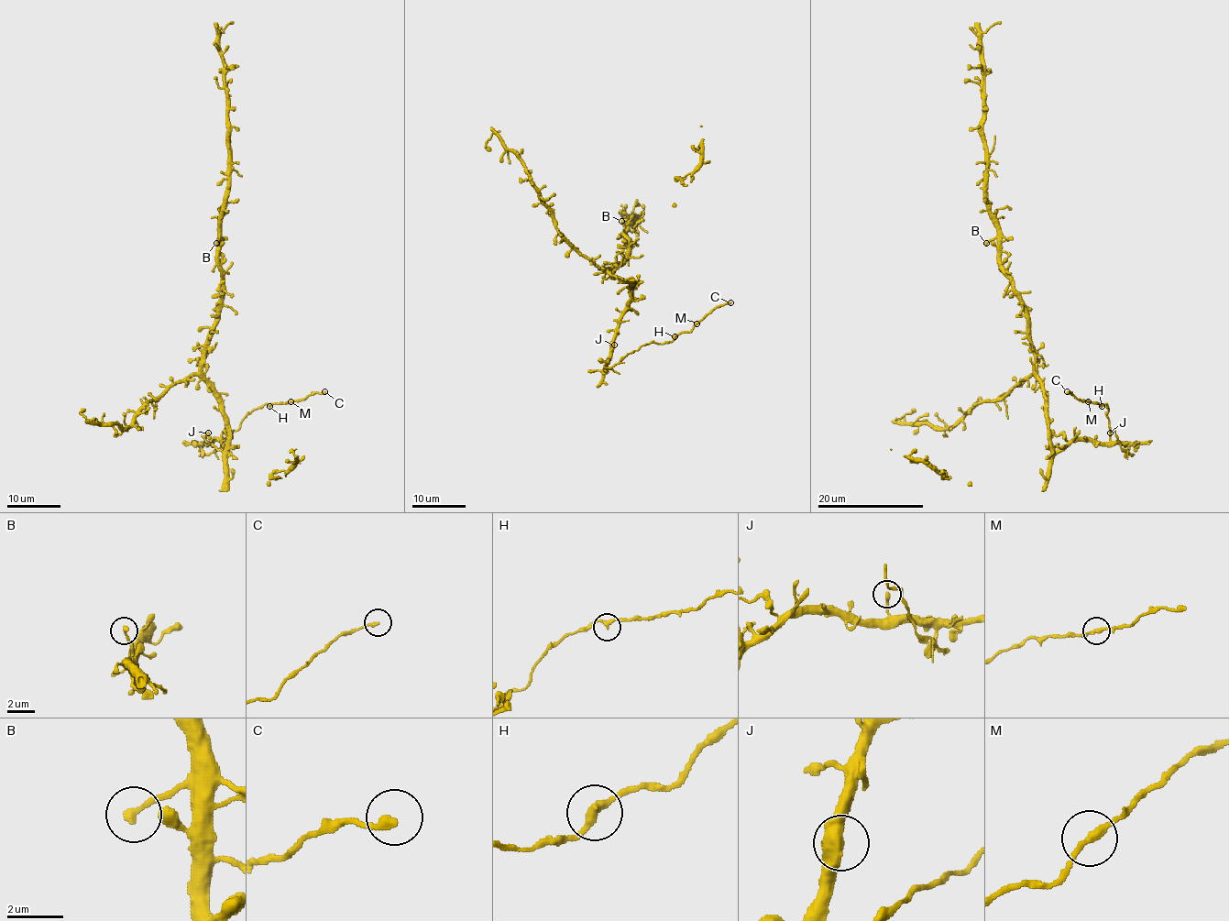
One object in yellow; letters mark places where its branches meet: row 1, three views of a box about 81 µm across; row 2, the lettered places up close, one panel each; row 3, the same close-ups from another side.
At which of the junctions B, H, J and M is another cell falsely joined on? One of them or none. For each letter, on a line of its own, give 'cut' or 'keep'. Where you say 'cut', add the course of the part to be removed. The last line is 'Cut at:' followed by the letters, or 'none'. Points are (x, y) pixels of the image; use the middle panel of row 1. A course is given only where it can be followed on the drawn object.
B: keep
H: keep
J: keep
M: keep
Cut at: none

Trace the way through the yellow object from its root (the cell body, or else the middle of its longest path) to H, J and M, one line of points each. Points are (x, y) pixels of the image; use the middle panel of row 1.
H: (611, 269), (611, 274), (633, 285), (635, 298), (620, 320), (606, 370), (642, 345), (674, 336)
J: (611, 269), (611, 274), (633, 285), (635, 298), (627, 303), (611, 345), (614, 345)
M: (611, 269), (611, 274), (633, 285), (635, 298), (620, 320), (606, 370), (642, 345), (668, 342), (696, 323)

